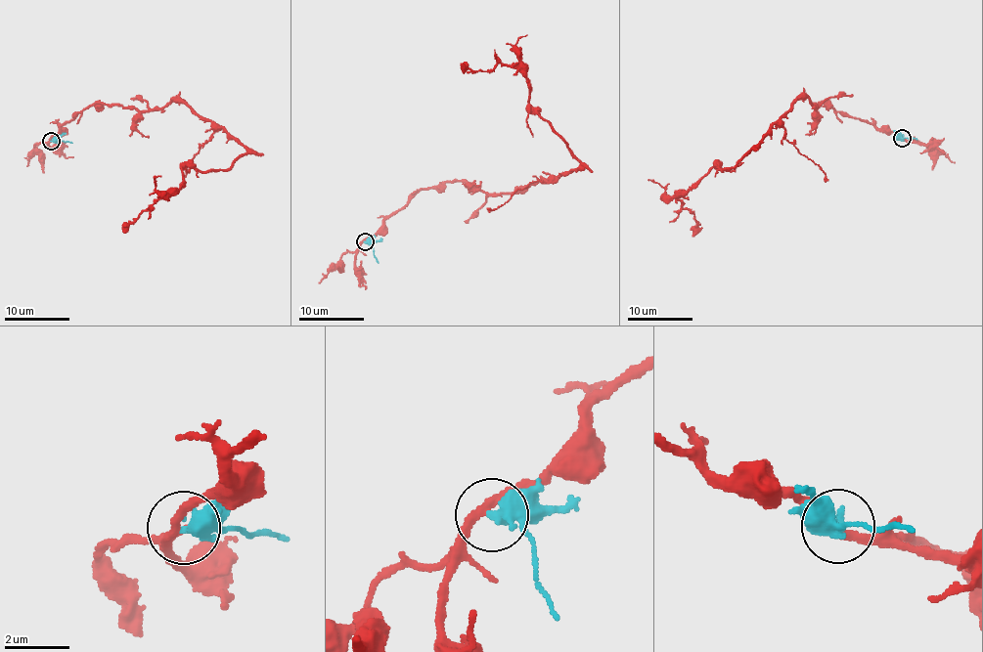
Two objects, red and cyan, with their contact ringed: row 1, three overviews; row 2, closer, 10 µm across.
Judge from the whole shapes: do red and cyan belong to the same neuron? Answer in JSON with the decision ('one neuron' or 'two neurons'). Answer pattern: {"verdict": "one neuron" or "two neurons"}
{"verdict": "two neurons"}

